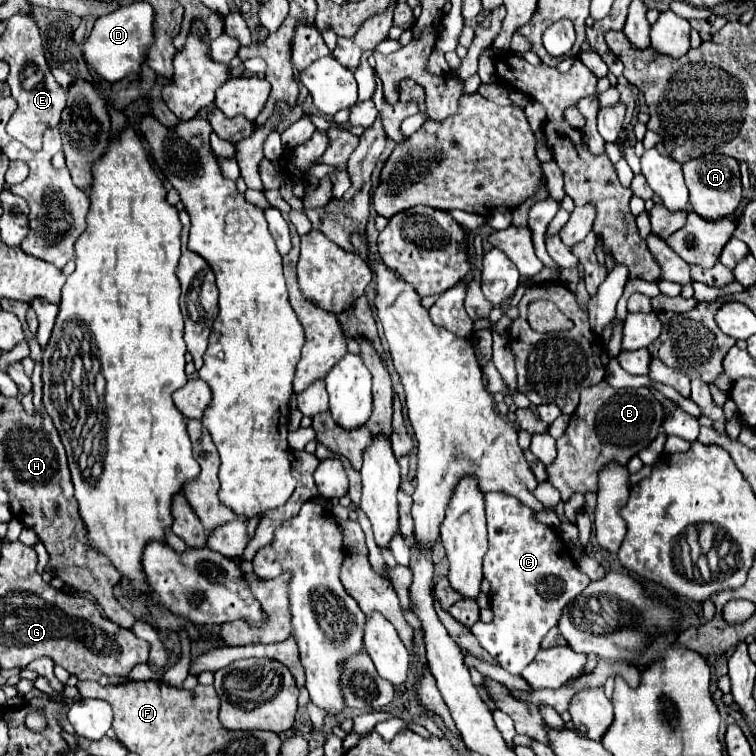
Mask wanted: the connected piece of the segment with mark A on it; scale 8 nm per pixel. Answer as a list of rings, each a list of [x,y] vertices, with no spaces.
[[[707,154],[683,164],[685,184],[689,188],[689,204],[691,210],[709,222],[717,222],[719,218],[731,216],[741,202],[741,174],[735,158],[723,154]]]

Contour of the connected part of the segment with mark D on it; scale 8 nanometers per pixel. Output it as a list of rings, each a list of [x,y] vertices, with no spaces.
[[[135,2],[95,20],[95,26],[83,46],[83,58],[107,82],[117,82],[129,72],[139,72],[141,62],[155,40],[155,10],[147,2]]]

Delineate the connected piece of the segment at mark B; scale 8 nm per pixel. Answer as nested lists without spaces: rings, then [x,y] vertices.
[[[603,380],[597,386],[583,390],[581,402],[577,410],[573,412],[563,436],[557,438],[557,458],[553,460],[551,466],[547,466],[547,482],[551,482],[551,486],[555,486],[561,492],[563,502],[567,502],[575,492],[581,492],[581,494],[597,492],[599,470],[611,462],[625,466],[633,456],[637,456],[645,446],[649,446],[651,440],[655,440],[655,436],[661,432],[661,422],[663,422],[663,406],[649,392],[649,388],[617,390]]]

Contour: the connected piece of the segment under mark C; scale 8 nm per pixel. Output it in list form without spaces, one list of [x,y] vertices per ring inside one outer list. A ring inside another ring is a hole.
[[[487,492],[485,512],[489,549],[483,559],[483,576],[491,584],[491,610],[495,618],[490,623],[477,621],[470,631],[505,670],[521,674],[539,652],[545,634],[557,626],[561,610],[591,580],[579,572],[575,560],[565,560],[573,556],[559,534],[555,532],[553,536],[553,528],[541,524],[535,512],[527,510],[517,498]]]

